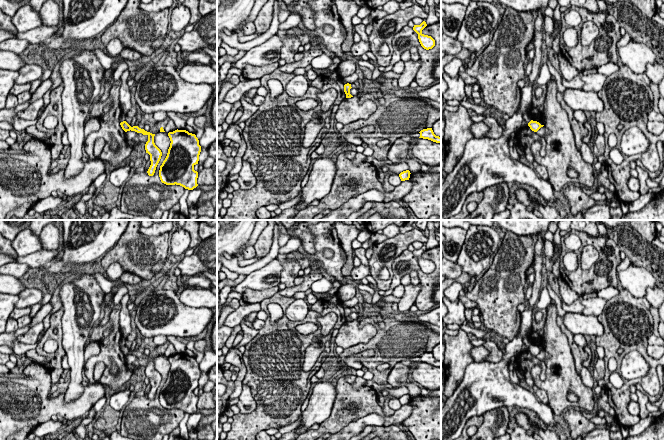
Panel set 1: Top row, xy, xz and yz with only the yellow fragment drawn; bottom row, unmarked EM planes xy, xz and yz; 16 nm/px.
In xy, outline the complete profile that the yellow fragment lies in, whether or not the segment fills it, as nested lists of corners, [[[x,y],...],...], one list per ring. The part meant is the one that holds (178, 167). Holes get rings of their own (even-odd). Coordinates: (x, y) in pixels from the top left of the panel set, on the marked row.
[[[175,130],[169,132],[170,147],[167,156],[160,166],[159,177],[162,183],[166,185],[180,185],[188,190],[193,190],[198,186],[198,172],[194,170],[194,166],[198,164],[201,146],[195,134],[186,130]]]

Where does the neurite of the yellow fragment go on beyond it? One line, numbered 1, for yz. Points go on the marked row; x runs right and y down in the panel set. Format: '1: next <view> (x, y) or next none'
1: next none

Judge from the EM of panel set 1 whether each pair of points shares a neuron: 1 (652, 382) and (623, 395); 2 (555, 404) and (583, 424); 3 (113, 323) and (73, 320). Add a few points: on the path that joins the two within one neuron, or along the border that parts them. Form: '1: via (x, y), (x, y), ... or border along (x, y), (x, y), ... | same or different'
1: via (644, 380), (633, 381), (626, 387) | same
2: border along (568, 407), (575, 409) | different
3: border along (98, 321), (93, 326) | different

